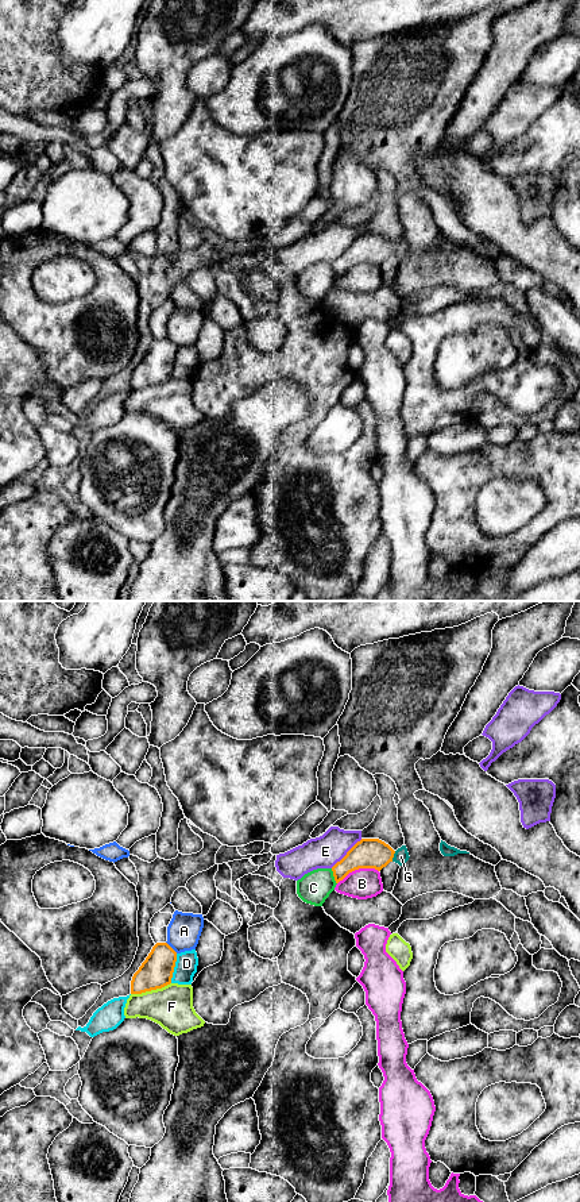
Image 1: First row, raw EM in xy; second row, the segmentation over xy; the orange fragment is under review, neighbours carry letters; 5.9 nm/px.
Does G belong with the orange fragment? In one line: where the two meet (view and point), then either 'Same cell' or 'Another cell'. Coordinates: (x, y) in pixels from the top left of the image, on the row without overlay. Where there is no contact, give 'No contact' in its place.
Touches orange at xy (393, 251). Same cell

